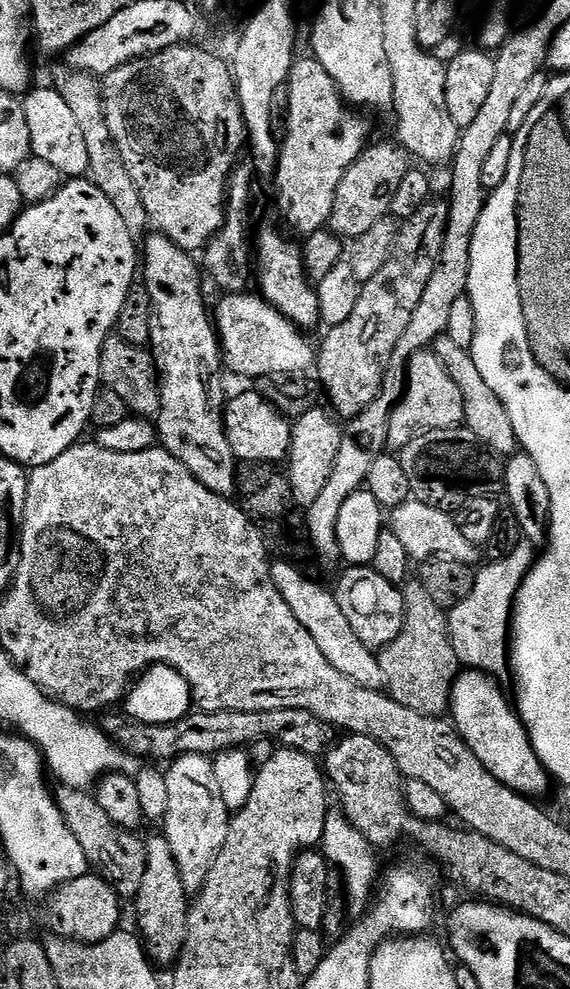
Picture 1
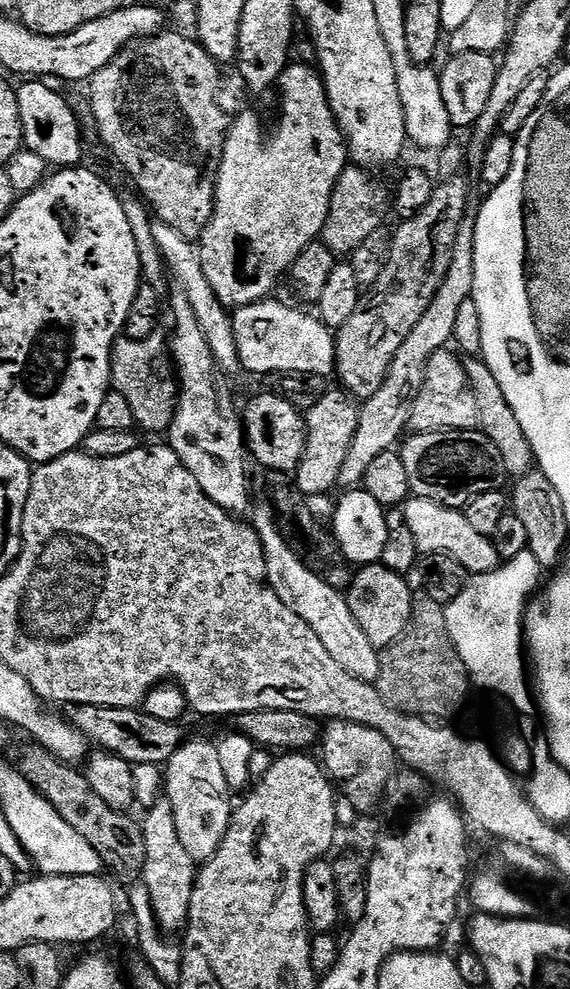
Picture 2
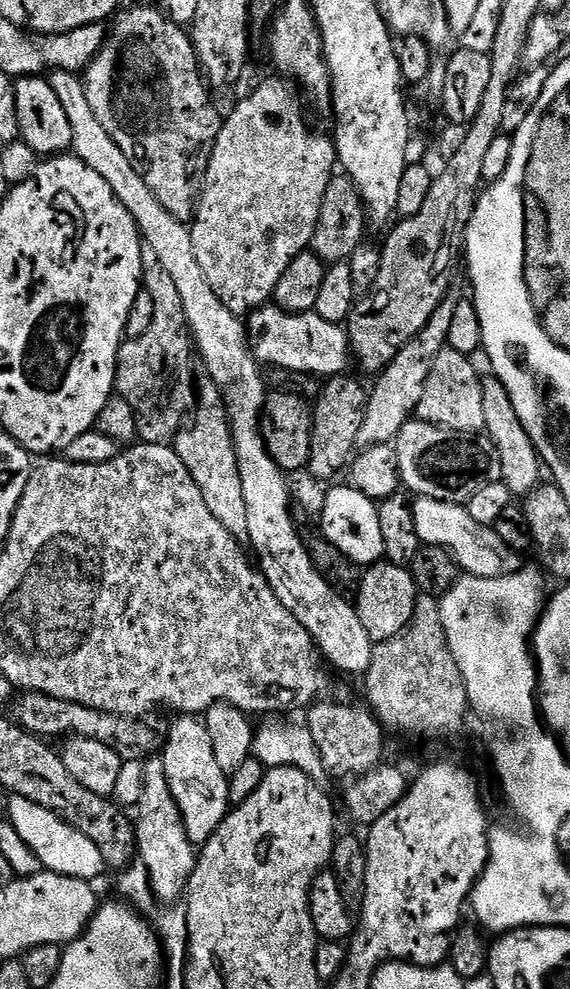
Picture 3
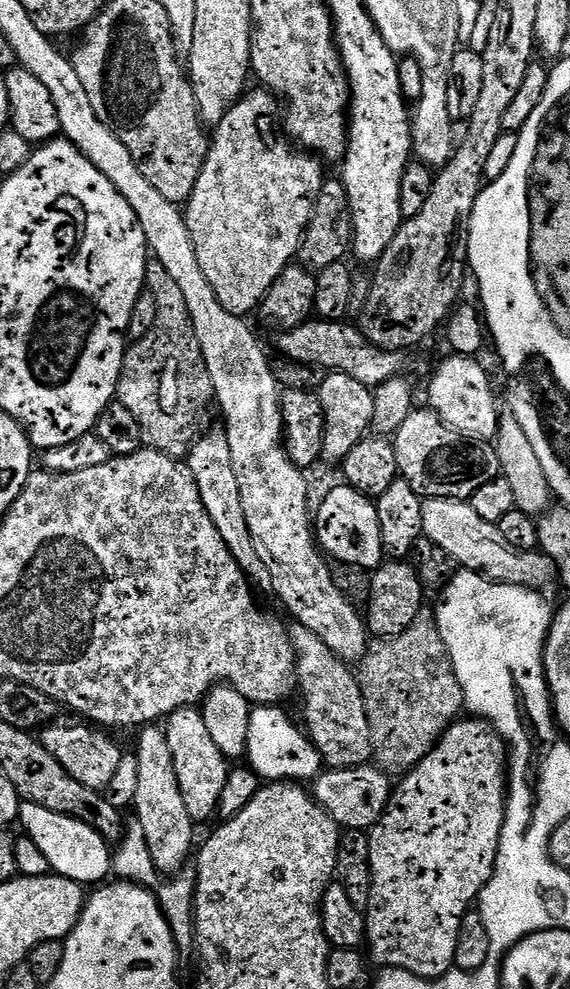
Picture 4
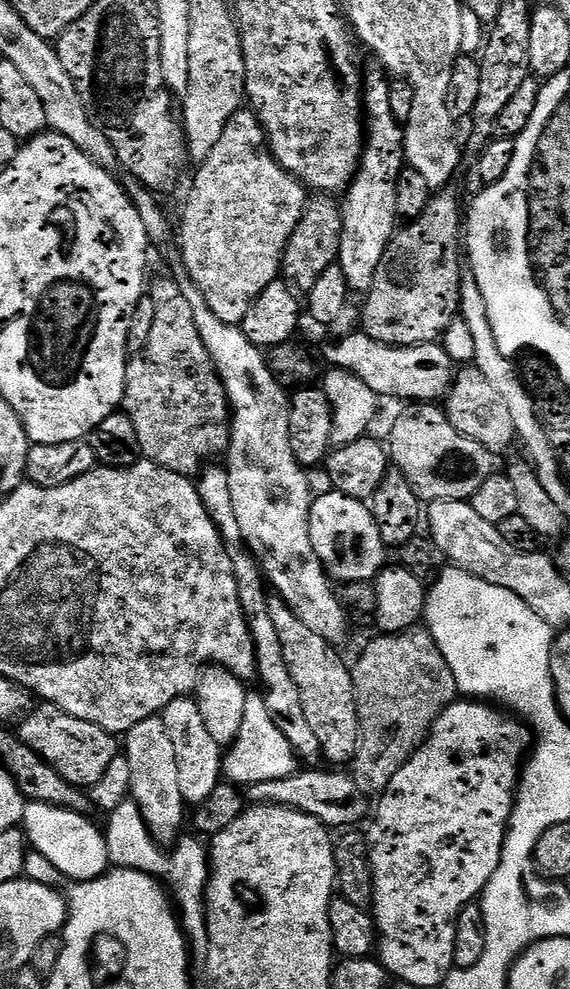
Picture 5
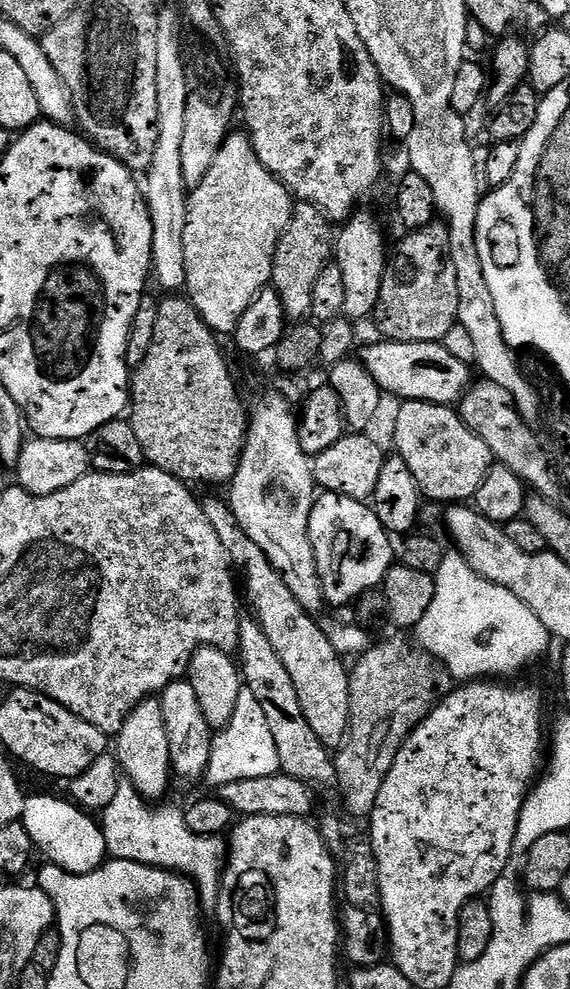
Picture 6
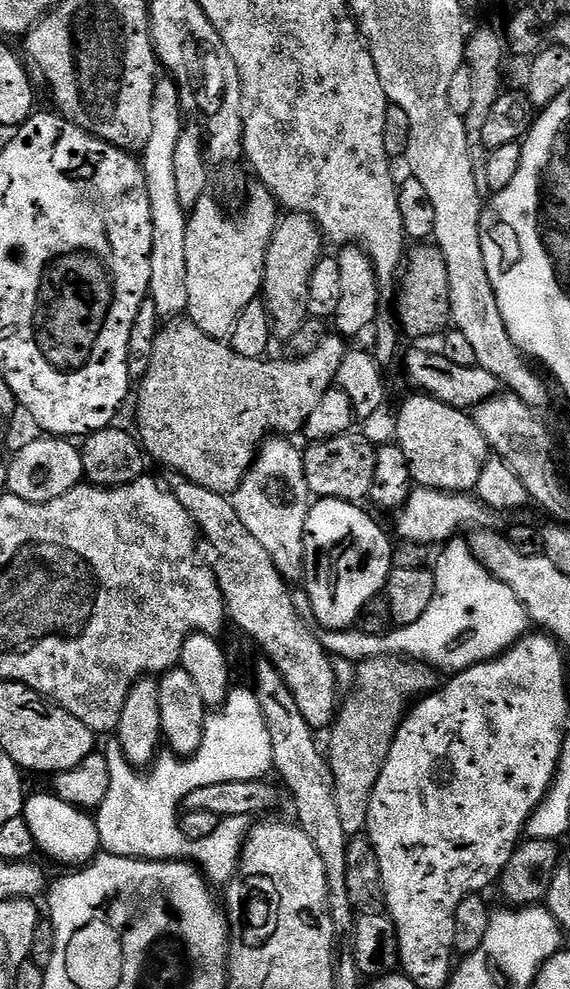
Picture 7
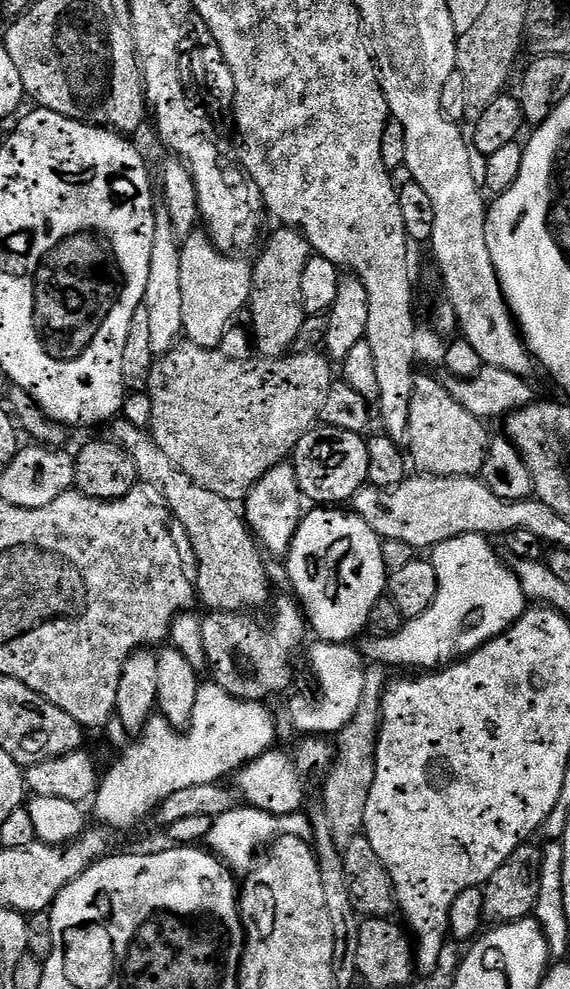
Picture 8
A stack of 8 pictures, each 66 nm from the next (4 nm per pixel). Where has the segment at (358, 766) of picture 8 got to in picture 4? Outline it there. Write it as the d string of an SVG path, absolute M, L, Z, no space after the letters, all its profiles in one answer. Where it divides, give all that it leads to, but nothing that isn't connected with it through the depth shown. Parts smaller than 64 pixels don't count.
M428 606L421 608L418 618L410 622L405 632L391 637L387 642L376 642L369 647L363 660L359 661L358 679L372 731L374 763L389 774L411 772L414 766L418 766L418 762L422 762L422 758L426 758L426 754L430 754L432 745L440 741L444 732L465 711L462 686L454 674L446 642L442 642L436 613Z

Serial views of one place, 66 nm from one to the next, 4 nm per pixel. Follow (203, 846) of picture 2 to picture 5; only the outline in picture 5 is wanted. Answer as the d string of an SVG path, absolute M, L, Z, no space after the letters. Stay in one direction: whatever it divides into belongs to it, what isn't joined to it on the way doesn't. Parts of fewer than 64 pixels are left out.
M180 696L162 713L166 722L166 730L170 730L170 738L174 741L174 755L178 758L178 783L182 789L182 798L189 805L197 806L209 799L215 788L222 782L225 753L222 745L214 740L206 730L201 711L195 699Z

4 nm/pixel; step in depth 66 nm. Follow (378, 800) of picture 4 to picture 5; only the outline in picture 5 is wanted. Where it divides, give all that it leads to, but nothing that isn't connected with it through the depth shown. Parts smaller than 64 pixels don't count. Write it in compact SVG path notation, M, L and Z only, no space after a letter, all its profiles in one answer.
M312 766L307 770L297 770L293 776L286 778L249 784L246 788L247 799L253 805L277 804L293 808L304 814L310 814L322 821L329 830L337 830L336 828L348 830L359 825L356 824L359 820L366 819L365 821L367 821L370 816L370 808L368 812L368 800L360 793L361 785L358 783L357 777L347 771L344 773L344 770L323 772L321 768L320 766Z

